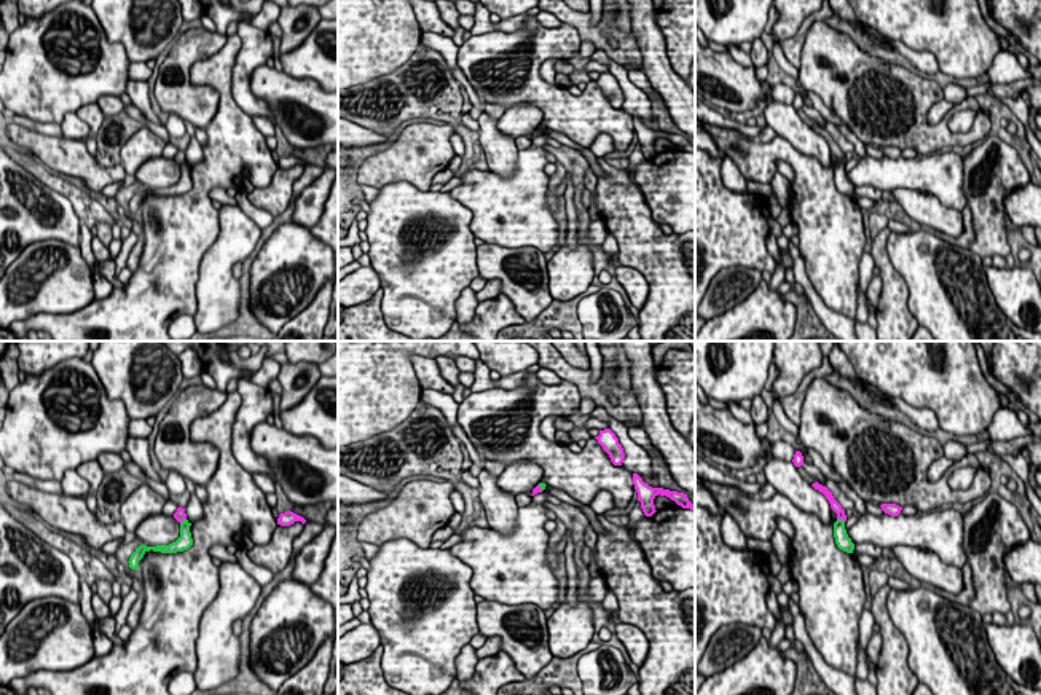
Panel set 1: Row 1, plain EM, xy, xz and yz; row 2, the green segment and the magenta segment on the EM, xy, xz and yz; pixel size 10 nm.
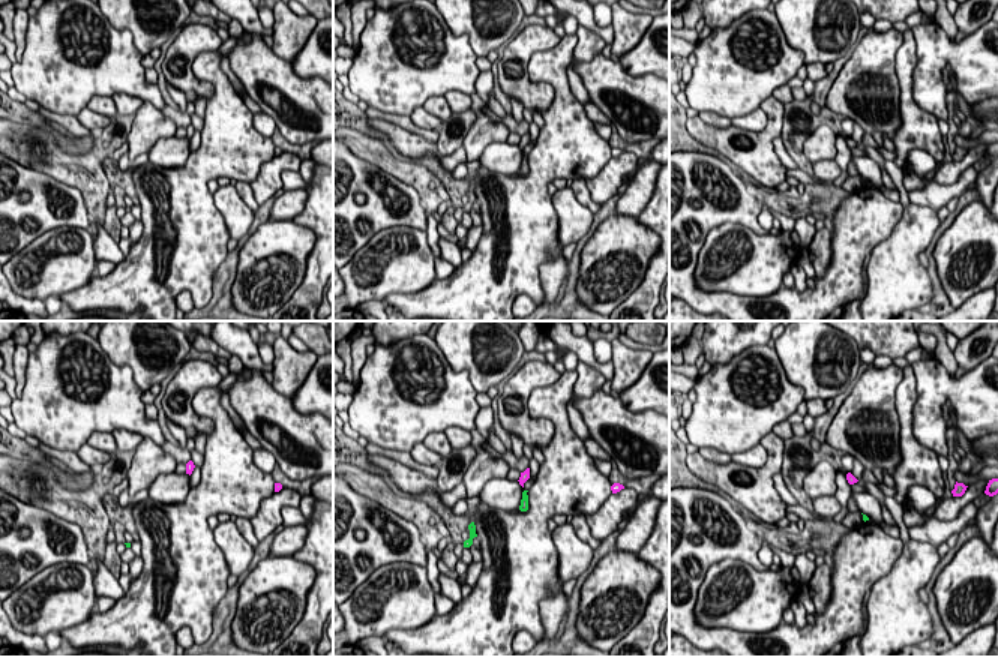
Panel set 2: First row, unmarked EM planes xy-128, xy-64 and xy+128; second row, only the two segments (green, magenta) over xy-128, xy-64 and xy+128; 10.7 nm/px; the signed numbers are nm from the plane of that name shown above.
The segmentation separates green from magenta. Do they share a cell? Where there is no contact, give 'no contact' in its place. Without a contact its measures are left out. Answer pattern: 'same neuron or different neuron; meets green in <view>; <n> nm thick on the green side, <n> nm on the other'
different neuron; meets green in yz; 160 nm thick on the green side, 100 nm on the other

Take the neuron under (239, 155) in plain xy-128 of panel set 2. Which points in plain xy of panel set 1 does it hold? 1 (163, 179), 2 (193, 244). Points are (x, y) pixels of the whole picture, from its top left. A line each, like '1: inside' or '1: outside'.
1: outside
2: inside

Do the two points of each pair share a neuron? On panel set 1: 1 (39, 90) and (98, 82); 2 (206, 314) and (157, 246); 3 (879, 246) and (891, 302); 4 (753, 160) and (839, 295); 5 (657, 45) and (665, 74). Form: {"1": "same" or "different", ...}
{"1": "same", "2": "different", "3": "same", "4": "same", "5": "same"}

